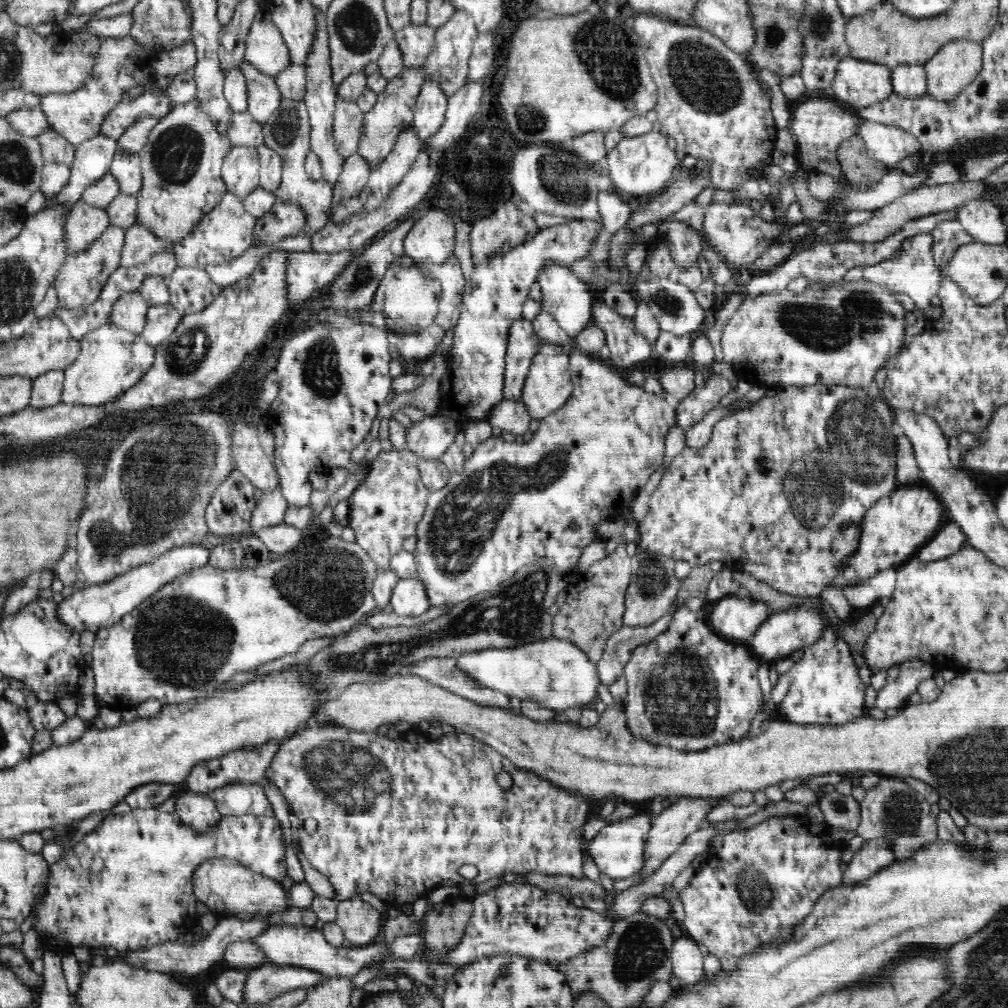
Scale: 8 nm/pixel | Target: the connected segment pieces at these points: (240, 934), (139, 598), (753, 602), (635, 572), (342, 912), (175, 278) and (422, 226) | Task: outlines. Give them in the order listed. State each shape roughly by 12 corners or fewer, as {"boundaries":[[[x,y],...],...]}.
{"boundaries":[[[222,919],[191,946],[168,941],[122,962],[193,977],[223,966],[228,944],[252,941],[266,920]],[[200,544],[172,548],[59,603],[78,632],[108,628],[163,585],[206,565]],[[758,599],[714,602],[716,634],[746,643],[771,612]],[[631,556],[622,624],[650,625],[675,604],[675,560]],[[360,897],[337,903],[335,923],[351,946],[368,946],[381,913]],[[177,267],[165,278],[182,316],[204,310],[222,289],[203,269]],[[431,210],[404,236],[404,254],[443,263],[454,252],[456,226]]]}

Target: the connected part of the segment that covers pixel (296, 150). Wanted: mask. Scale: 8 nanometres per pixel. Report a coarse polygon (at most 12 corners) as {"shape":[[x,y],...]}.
{"shape":[[283,99],[263,125],[264,144],[282,157],[276,200],[300,205],[308,232],[324,228],[333,187],[313,181],[304,100]]}

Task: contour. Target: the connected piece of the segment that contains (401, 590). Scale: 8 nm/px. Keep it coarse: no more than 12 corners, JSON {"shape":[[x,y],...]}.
{"shape":[[399,579],[391,604],[397,616],[421,616],[432,608],[424,583]]}

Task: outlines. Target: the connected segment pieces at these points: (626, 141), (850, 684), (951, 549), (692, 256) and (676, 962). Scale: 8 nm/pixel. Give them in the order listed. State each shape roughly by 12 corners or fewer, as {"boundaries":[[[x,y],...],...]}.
{"boundaries":[[[661,133],[607,150],[617,192],[665,190],[680,162]],[[823,638],[784,675],[782,721],[844,726],[866,686],[848,643]],[[947,521],[916,554],[942,560],[968,545],[960,527]],[[682,221],[662,222],[668,254],[688,268],[700,256],[702,236]],[[683,935],[672,945],[674,976],[697,984],[704,975],[698,944]]]}

